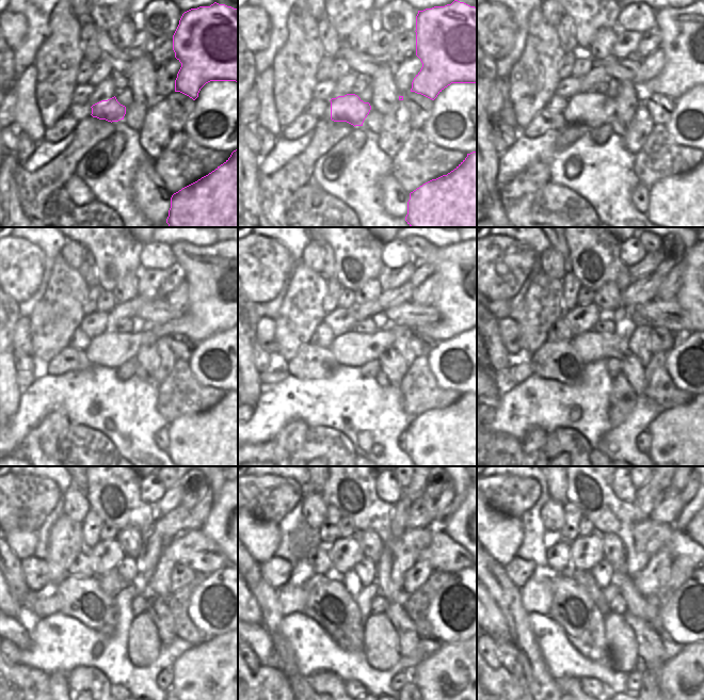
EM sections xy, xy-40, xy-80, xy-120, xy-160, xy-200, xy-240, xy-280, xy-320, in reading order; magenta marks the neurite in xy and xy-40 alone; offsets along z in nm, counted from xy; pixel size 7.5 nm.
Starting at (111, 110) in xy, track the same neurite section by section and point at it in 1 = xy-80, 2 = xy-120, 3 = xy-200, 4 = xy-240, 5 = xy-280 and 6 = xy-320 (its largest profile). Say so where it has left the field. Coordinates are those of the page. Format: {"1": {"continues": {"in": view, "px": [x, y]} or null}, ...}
{"1": {"continues": {"in": "xy-80", "px": [591, 110]}}, "2": {"continues": {"in": "xy-120", "px": [216, 274]}}, "3": {"continues": {"in": "xy-200", "px": [693, 296]}}, "4": {"continues": {"in": "xy-240", "px": [216, 527]}}, "5": {"continues": {"in": "xy-280", "px": [454, 527]}}, "6": {"continues": {"in": "xy-320", "px": [693, 529]}}}

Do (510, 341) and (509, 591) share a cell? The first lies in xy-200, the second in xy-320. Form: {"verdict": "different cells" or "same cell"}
{"verdict": "different cells"}

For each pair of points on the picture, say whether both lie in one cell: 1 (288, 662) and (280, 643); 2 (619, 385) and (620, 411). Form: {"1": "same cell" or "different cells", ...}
{"1": "same cell", "2": "same cell"}

